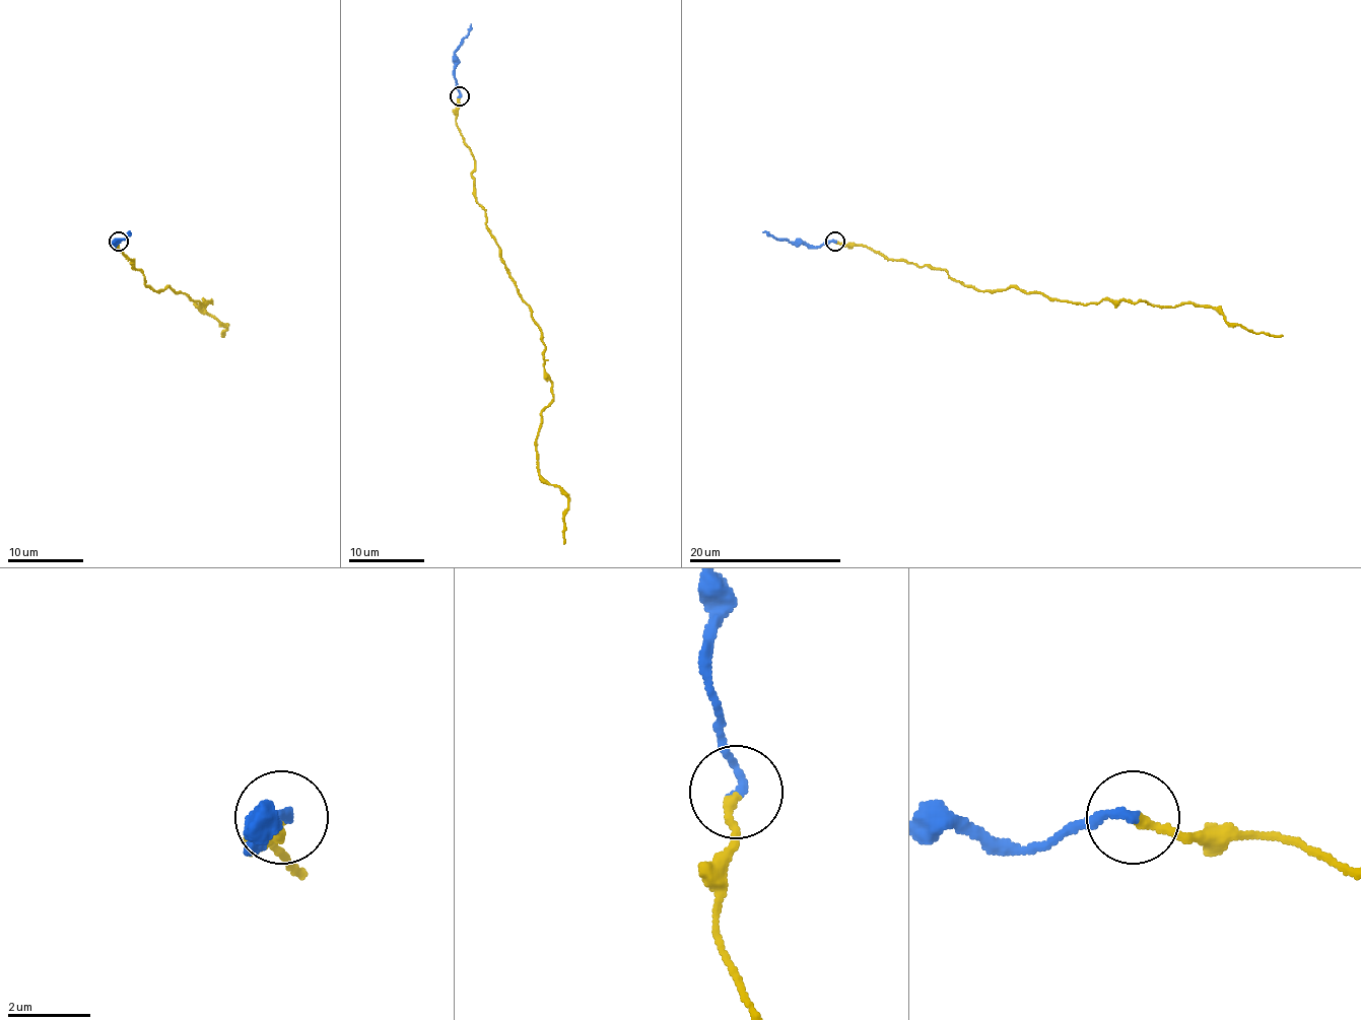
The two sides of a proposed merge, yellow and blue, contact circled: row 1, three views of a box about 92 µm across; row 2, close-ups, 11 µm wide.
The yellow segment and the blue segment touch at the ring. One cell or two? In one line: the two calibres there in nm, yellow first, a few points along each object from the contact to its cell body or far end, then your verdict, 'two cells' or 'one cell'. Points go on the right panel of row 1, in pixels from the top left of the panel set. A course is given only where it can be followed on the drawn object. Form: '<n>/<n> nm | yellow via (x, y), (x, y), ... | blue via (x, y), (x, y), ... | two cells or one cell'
220/200 nm | yellow via (834, 243), (939, 268), (984, 290), (1017, 286), (1084, 303), (1212, 306), (1229, 323), (1282, 334) | blue via (834, 241), (817, 247), (789, 243), (762, 231) | one cell

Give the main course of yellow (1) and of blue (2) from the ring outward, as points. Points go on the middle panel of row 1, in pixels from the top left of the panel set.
1: (459, 95), (476, 200), (544, 345), (552, 402), (537, 460), (567, 497), (565, 543)
2: (459, 95), (455, 50), (468, 32), (470, 23)

